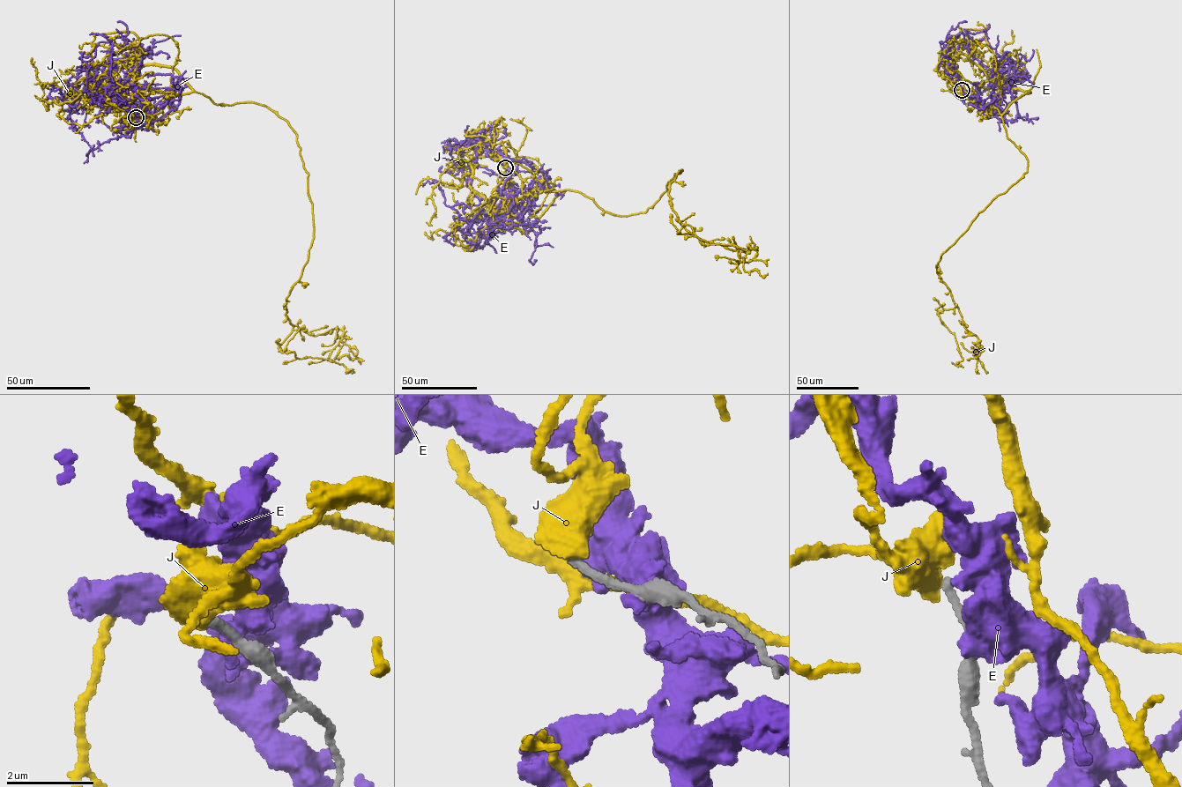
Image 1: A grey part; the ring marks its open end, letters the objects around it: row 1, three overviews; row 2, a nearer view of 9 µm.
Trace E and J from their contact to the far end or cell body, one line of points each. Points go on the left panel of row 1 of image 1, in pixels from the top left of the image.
E: (137, 119), (85, 85), (99, 92), (107, 76), (150, 110), (94, 146)
J: (136, 118), (196, 92), (286, 121), (308, 174), (314, 236), (278, 348), (352, 372)

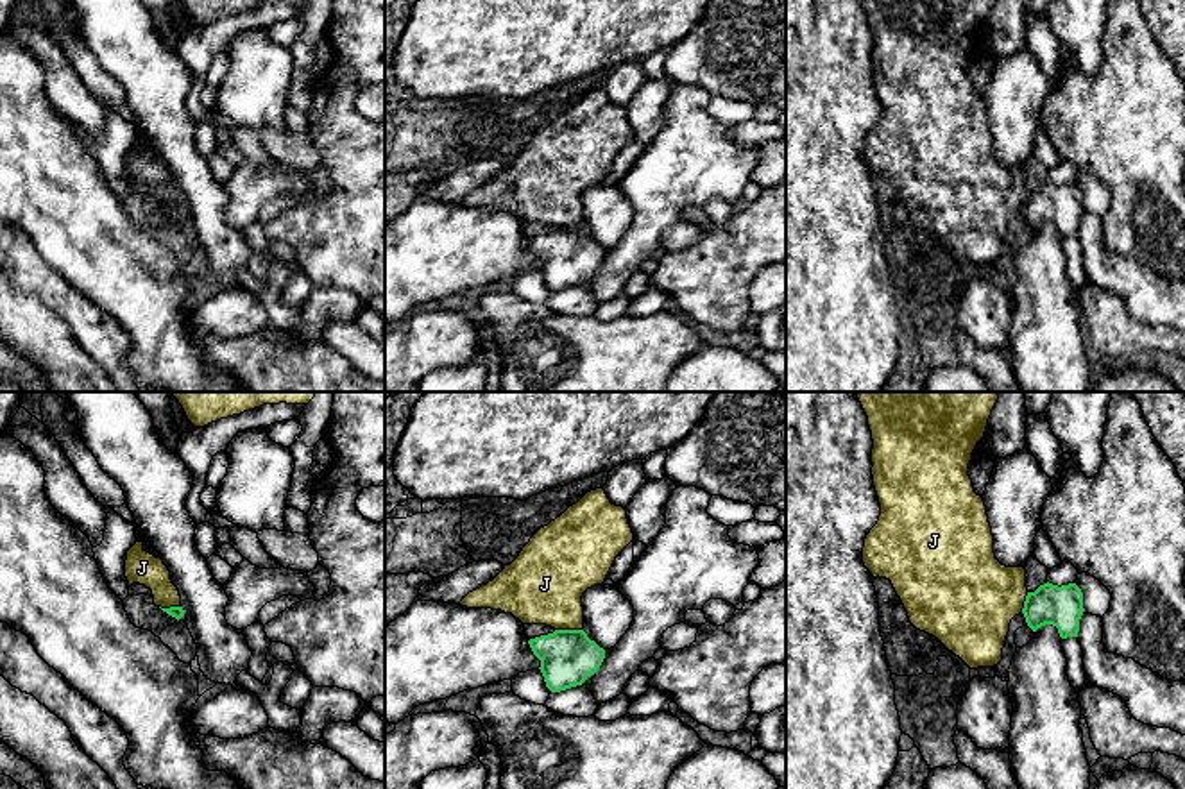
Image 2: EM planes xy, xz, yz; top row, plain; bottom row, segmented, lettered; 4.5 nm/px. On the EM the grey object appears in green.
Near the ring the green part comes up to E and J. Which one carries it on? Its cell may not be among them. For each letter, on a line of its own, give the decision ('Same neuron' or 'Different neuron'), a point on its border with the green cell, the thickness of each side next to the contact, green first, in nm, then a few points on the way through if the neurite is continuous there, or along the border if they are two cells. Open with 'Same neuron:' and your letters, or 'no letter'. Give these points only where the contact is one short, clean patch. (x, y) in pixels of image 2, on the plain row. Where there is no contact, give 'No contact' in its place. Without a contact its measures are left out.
Same neuron: no letter
E: Different neuron. No contact
J: Different neuron. Touches green at xz (568, 229). Thickness 240 nm (green) against 360 nm. Boundary: xz (555, 228), (580, 229)

